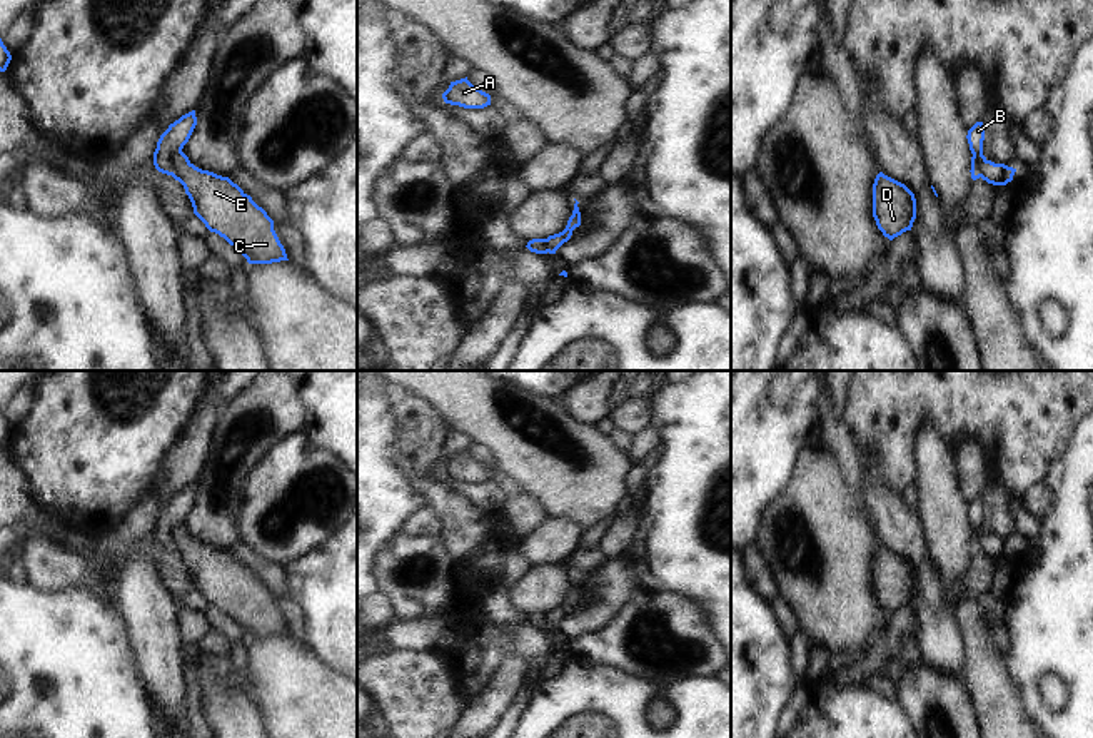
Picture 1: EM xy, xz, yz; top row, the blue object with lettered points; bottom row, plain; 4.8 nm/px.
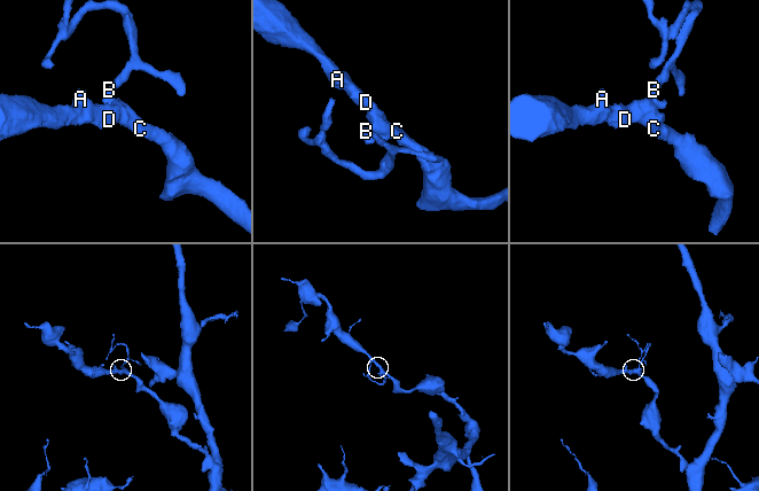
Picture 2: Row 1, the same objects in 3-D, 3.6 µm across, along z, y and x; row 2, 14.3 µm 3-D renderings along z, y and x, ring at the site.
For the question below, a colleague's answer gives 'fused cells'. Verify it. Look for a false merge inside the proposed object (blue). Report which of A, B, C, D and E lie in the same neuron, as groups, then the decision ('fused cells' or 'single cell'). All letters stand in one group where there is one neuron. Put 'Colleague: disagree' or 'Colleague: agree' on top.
Colleague: agree
A C D E / B; fused cells

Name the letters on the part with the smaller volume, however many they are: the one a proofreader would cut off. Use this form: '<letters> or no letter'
B

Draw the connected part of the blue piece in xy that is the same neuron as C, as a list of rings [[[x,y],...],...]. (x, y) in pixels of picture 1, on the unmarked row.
[[[182,524],[172,539],[170,549],[184,559],[194,588],[210,606],[239,623],[249,638],[289,634],[274,594],[237,558],[195,541]]]

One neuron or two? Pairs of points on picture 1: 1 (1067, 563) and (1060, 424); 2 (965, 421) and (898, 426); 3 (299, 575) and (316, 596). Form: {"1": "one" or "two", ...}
{"1": "two", "2": "one", "3": "one"}

